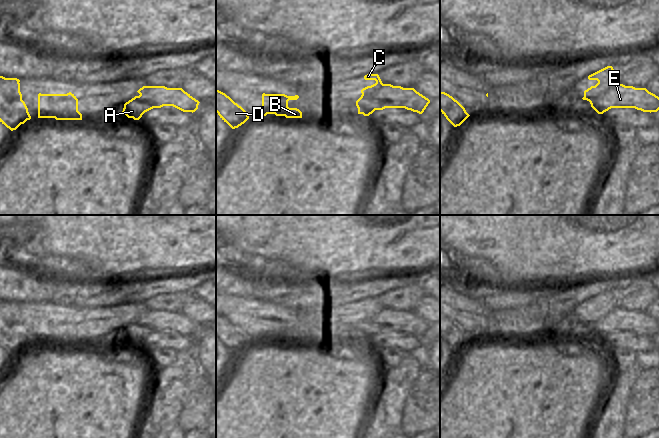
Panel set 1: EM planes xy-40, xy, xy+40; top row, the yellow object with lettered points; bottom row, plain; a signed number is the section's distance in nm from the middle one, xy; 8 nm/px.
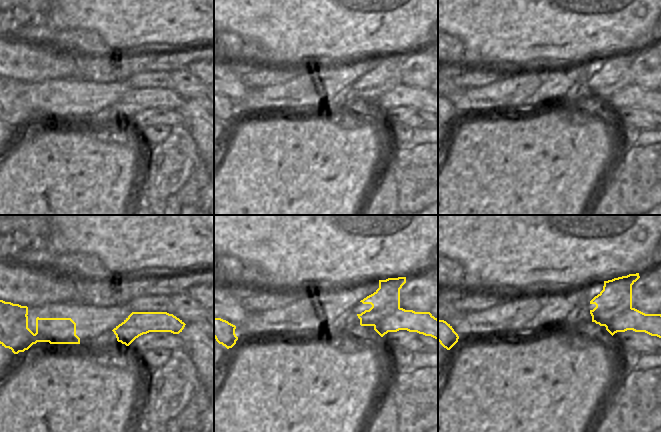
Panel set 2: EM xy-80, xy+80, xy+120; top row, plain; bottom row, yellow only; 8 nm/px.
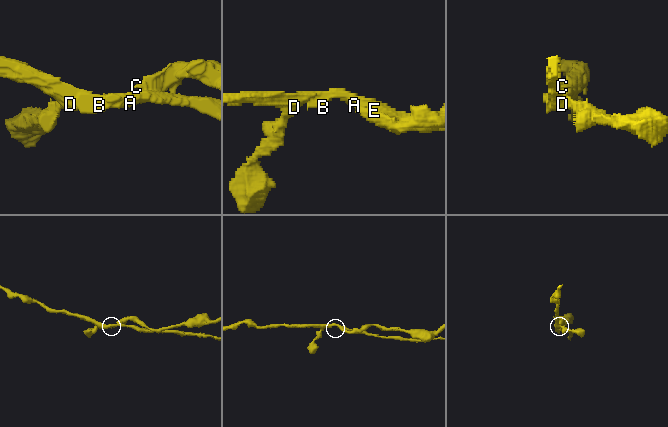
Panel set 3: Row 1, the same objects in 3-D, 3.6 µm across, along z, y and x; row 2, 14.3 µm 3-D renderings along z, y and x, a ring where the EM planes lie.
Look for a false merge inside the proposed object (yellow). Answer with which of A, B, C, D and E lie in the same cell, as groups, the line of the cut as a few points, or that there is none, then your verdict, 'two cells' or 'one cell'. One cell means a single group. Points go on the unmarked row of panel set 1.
groups A B D E / C; cut xy+40 (616, 308), (601, 317), (591, 328); two cells

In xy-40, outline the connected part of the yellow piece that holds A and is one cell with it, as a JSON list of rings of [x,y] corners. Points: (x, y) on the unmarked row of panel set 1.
[[[149,310],[139,320],[126,326],[122,336],[128,342],[139,344],[145,336],[163,330],[173,330],[183,336],[193,337],[198,333],[199,327],[182,312]]]

